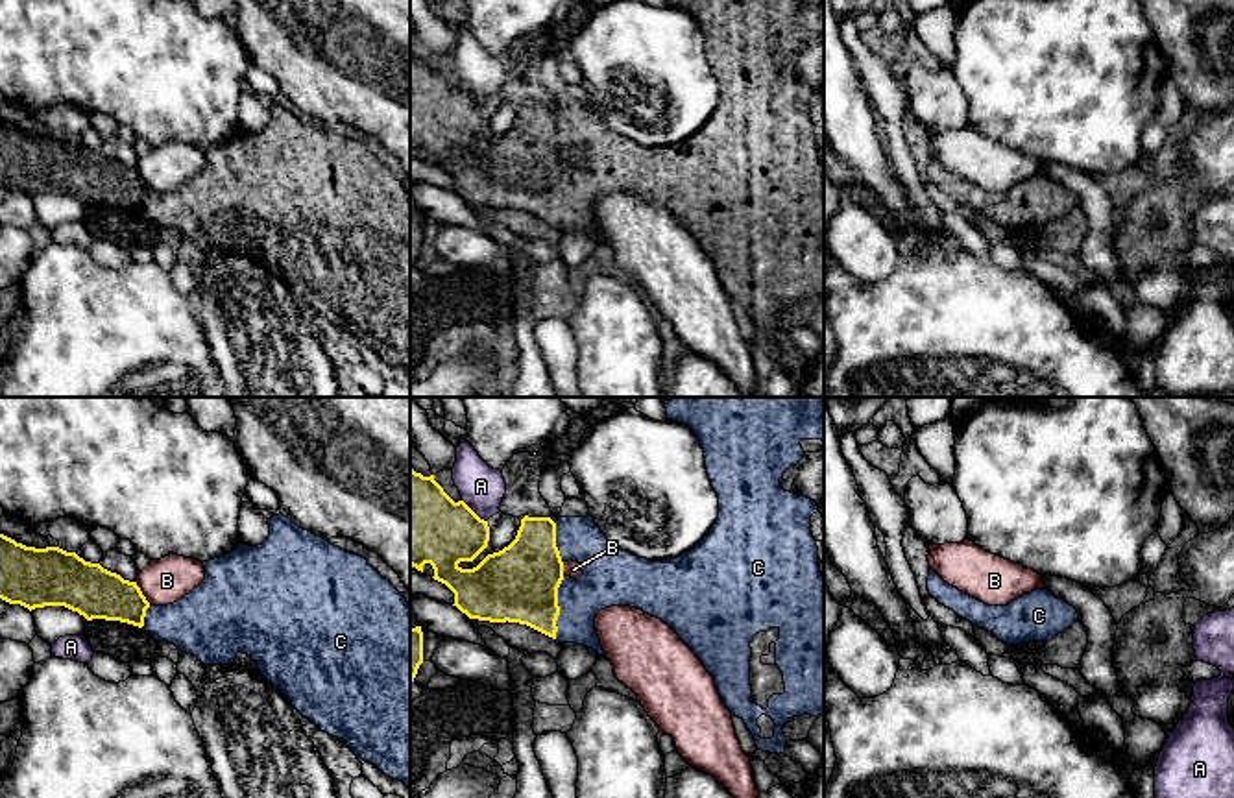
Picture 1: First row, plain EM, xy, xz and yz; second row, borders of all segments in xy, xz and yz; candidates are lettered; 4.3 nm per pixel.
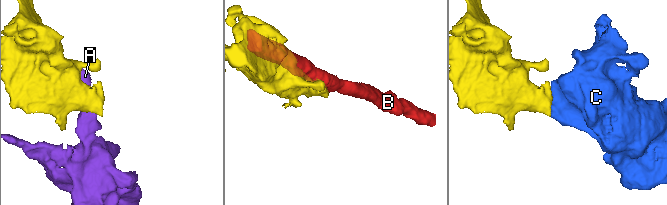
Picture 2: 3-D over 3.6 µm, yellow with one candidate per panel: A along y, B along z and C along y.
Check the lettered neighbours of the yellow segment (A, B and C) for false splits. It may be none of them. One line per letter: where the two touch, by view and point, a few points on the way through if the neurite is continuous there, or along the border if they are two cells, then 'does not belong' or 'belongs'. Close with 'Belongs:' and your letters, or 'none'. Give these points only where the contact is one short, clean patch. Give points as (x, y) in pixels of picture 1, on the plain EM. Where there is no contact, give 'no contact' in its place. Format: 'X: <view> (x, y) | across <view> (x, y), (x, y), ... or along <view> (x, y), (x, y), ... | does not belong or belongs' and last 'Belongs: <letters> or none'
A: xz (473, 98) | along xz (462, 85), (486, 108) | does not belong
B: xy (141, 178) | does not belong
C: xz (558, 193) | across xz (520, 170), (529, 172), (558, 193), (571, 193), (608, 165) | belongs
Belongs: C

